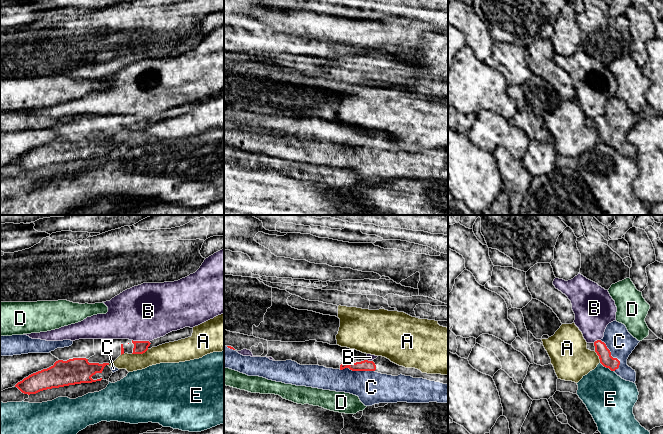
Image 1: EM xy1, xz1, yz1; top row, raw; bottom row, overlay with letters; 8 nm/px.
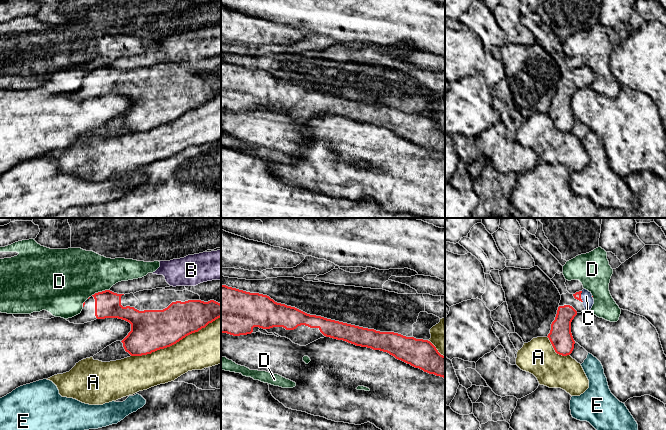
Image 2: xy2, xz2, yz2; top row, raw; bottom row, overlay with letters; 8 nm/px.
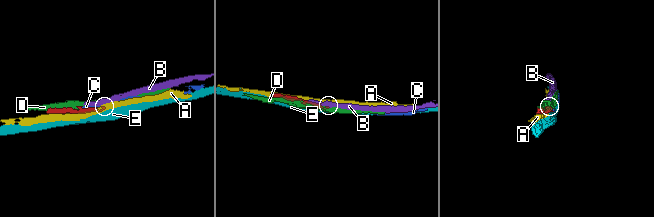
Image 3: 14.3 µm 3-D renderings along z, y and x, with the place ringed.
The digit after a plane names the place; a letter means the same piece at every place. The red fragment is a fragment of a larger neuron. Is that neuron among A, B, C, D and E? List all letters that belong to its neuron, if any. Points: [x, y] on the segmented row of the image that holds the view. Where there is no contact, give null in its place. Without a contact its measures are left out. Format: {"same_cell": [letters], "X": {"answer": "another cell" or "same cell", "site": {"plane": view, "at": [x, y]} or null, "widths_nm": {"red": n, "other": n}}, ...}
{"same_cell": ["C"], "A": {"answer": "another cell", "site": {"plane": "xy2", "at": [175, 343]}, "widths_nm": {"red": 340, "other": 300}}, "B": {"answer": "another cell", "site": {"plane": "xy1", "at": [141, 341]}, "widths_nm": {"red": 110, "other": 460}}, "C": {"answer": "same cell", "site": {"plane": "yz1", "at": [611, 356]}, "widths_nm": {"red": 100, "other": 220}}, "D": {"answer": "another cell", "site": {"plane": "xy2", "at": [99, 292]}, "widths_nm": {"red": 200, "other": 440}}, "E": {"answer": "another cell", "site": {"plane": "yz1", "at": [607, 367]}, "widths_nm": {"red": 100, "other": 380}}}

